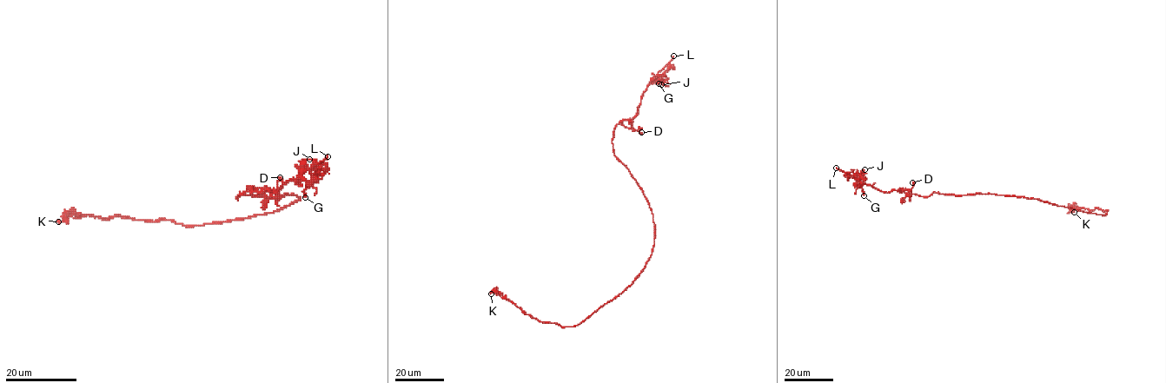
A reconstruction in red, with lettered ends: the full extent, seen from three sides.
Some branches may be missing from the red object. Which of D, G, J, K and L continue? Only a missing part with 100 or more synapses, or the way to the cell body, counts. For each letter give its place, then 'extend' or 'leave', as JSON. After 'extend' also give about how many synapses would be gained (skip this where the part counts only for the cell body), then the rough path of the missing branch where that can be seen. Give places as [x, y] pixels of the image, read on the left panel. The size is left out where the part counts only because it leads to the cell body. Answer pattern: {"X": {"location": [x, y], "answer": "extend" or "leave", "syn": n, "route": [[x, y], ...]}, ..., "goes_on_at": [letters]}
{"D": {"location": [280, 177], "answer": "leave"}, "G": {"location": [305, 197], "answer": "leave"}, "J": {"location": [309, 159], "answer": "leave"}, "K": {"location": [58, 221], "answer": "leave"}, "L": {"location": [327, 156], "answer": "extend", "route": [[327, 156], [330, 145], [301, 143], [292, 140], [283, 130], [281, 107], [267, 82], [267, 53], [273, 46]]}, "goes_on_at": ["L"]}

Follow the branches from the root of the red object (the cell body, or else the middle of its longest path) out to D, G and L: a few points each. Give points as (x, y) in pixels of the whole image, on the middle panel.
D: (654, 234), (649, 203), (629, 169), (614, 155), (612, 142), (613, 131), (618, 123), (641, 132)
G: (654, 234), (649, 203), (614, 155), (612, 139), (615, 127), (637, 114), (655, 76), (661, 77), (659, 83)
L: (654, 234), (649, 203), (629, 169), (614, 155), (612, 139), (615, 127), (637, 114), (650, 81), (673, 56)

